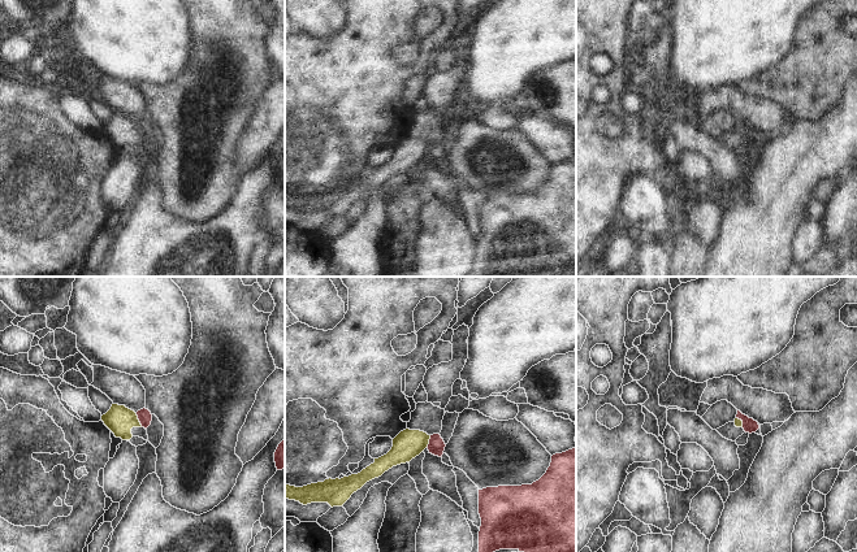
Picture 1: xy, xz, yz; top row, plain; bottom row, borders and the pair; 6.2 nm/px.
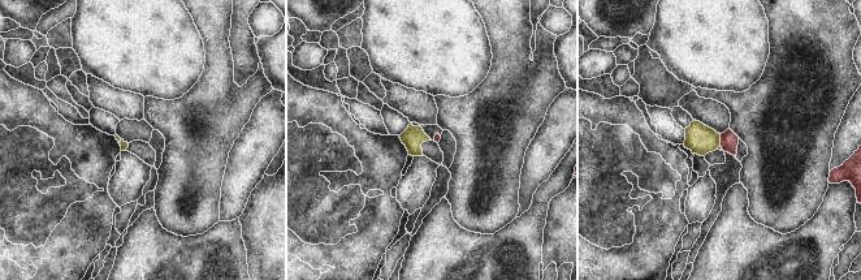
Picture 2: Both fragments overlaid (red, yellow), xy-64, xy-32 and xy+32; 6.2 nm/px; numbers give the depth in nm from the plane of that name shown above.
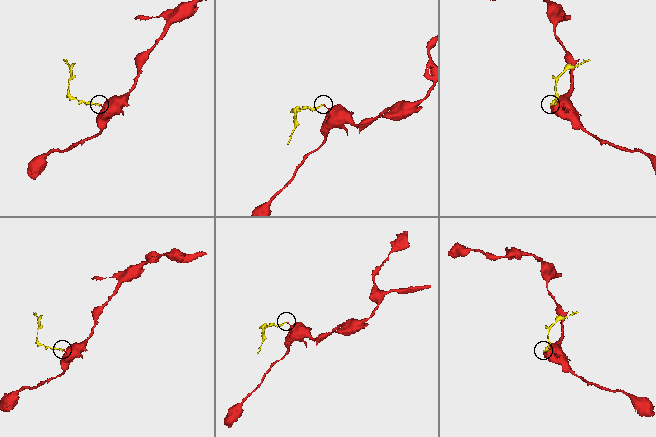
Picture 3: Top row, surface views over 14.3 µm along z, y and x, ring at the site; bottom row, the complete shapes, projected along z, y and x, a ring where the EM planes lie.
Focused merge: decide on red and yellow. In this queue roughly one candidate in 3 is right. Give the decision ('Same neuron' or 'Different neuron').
Different neuron.

